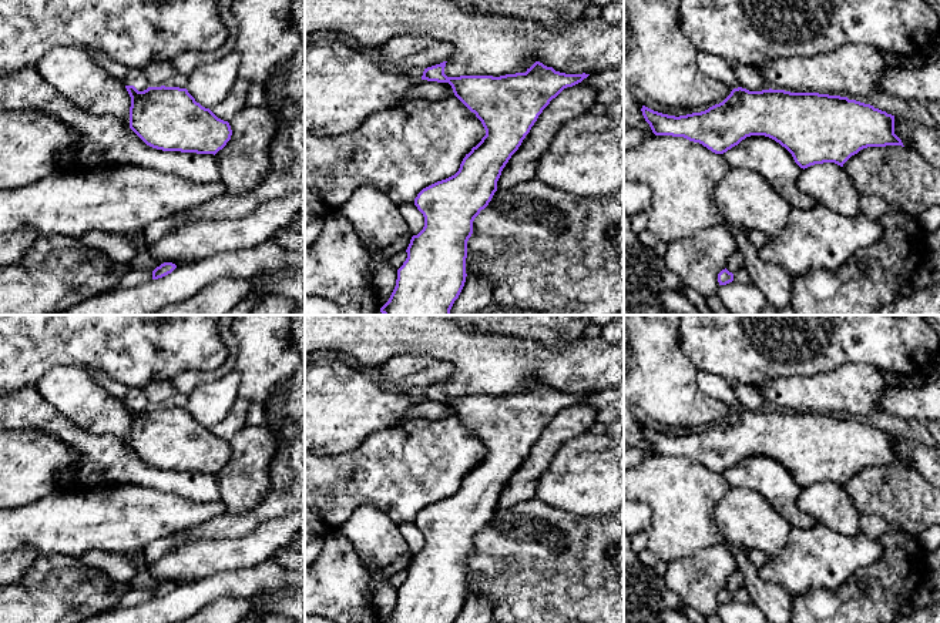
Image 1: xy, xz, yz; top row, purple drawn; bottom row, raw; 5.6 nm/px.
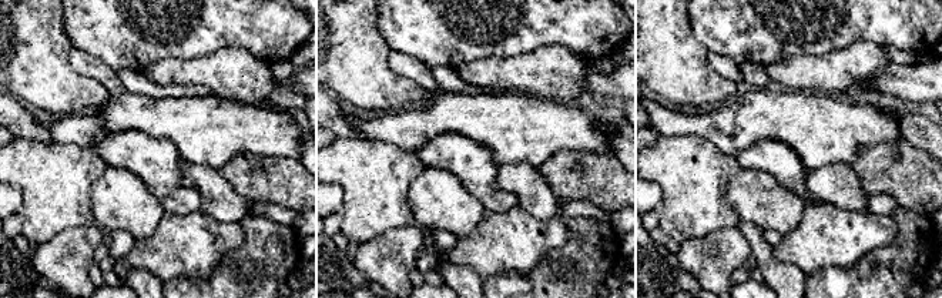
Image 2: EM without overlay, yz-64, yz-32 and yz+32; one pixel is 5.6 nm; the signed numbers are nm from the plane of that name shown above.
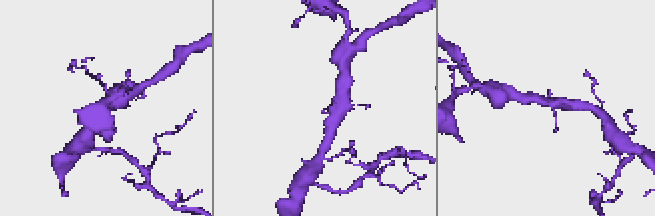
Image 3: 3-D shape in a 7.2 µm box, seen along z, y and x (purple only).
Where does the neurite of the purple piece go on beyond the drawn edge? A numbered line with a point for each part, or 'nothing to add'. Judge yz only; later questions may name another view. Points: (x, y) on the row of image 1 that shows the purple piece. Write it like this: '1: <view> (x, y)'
1: yz (709, 64)

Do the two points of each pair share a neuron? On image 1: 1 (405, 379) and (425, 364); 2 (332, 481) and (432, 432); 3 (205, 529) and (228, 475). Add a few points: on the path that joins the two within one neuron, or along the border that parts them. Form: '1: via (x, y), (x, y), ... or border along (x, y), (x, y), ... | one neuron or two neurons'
1: via (409, 375), (420, 368) | one neuron
2: via (356, 479), (385, 469), (395, 469), (408, 456) | one neuron
3: border along (259, 501), (247, 511), (227, 509) | two neurons

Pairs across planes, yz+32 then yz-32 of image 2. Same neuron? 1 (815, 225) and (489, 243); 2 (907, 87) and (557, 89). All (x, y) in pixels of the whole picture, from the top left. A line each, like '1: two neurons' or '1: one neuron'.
1: one neuron
2: two neurons

